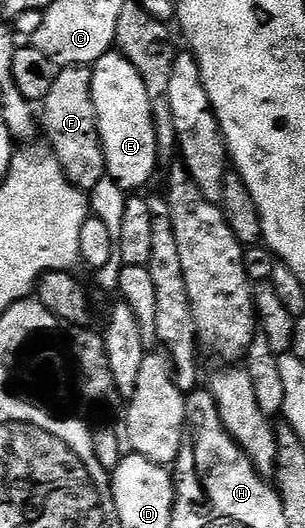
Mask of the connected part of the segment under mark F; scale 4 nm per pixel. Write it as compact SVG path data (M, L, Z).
M92 66L63 67L58 70L51 93L39 107L39 123L43 135L49 138L48 146L54 159L59 161L61 172L69 179L69 184L86 193L95 189L99 181L107 177L105 154L99 137L99 125L95 117L95 101L91 97Z

